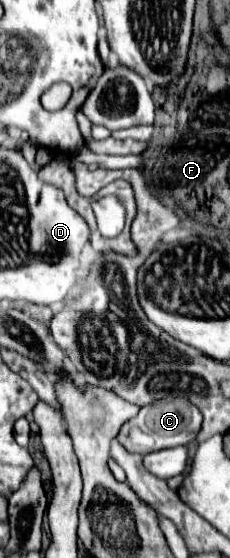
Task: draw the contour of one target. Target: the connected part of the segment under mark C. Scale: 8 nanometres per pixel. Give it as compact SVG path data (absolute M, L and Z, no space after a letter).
M173 397L167 401L165 399L153 401L145 407L141 407L141 411L121 427L117 441L129 453L147 455L151 451L159 451L159 449L167 449L167 447L189 445L195 439L199 429L201 429L201 413L197 411L197 407L193 407L193 403L189 403L189 399L185 399L185 397Z

